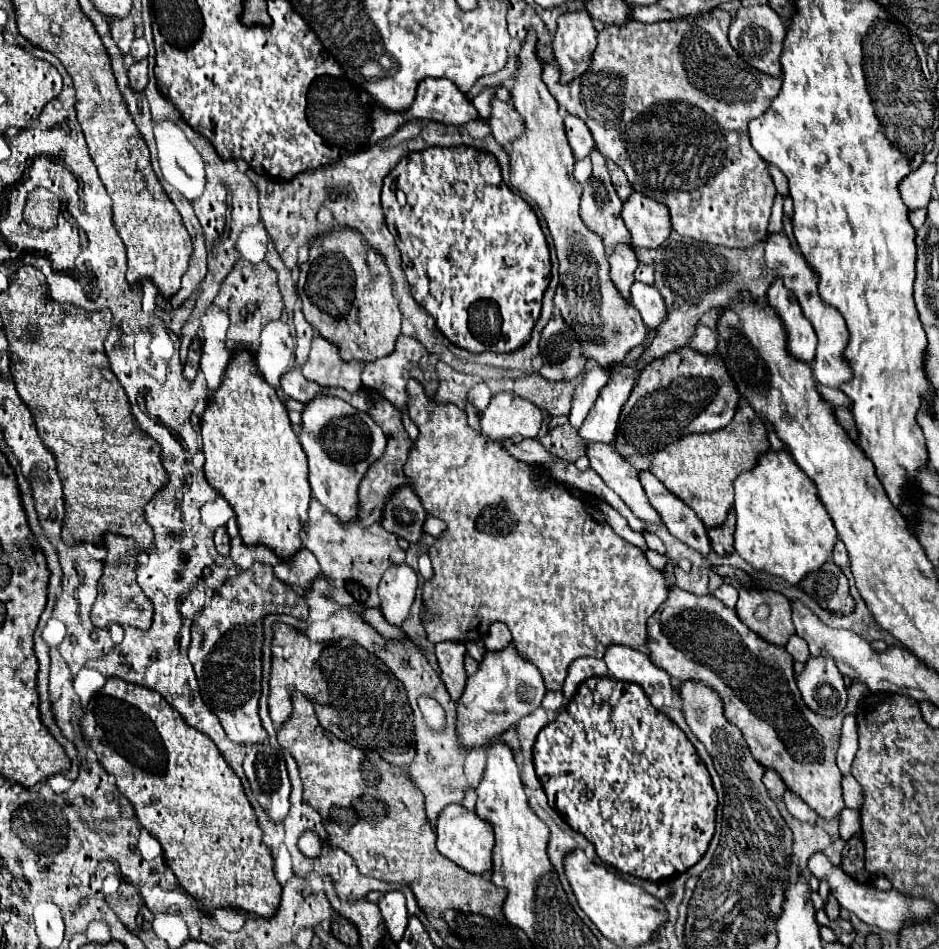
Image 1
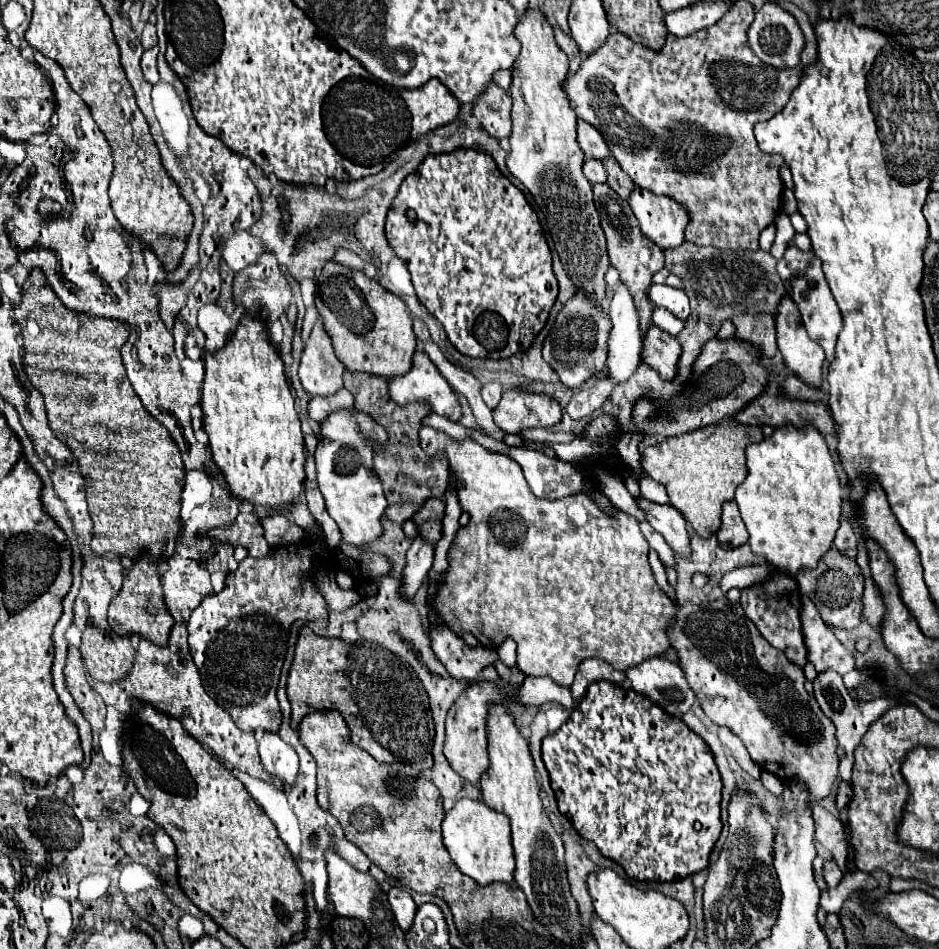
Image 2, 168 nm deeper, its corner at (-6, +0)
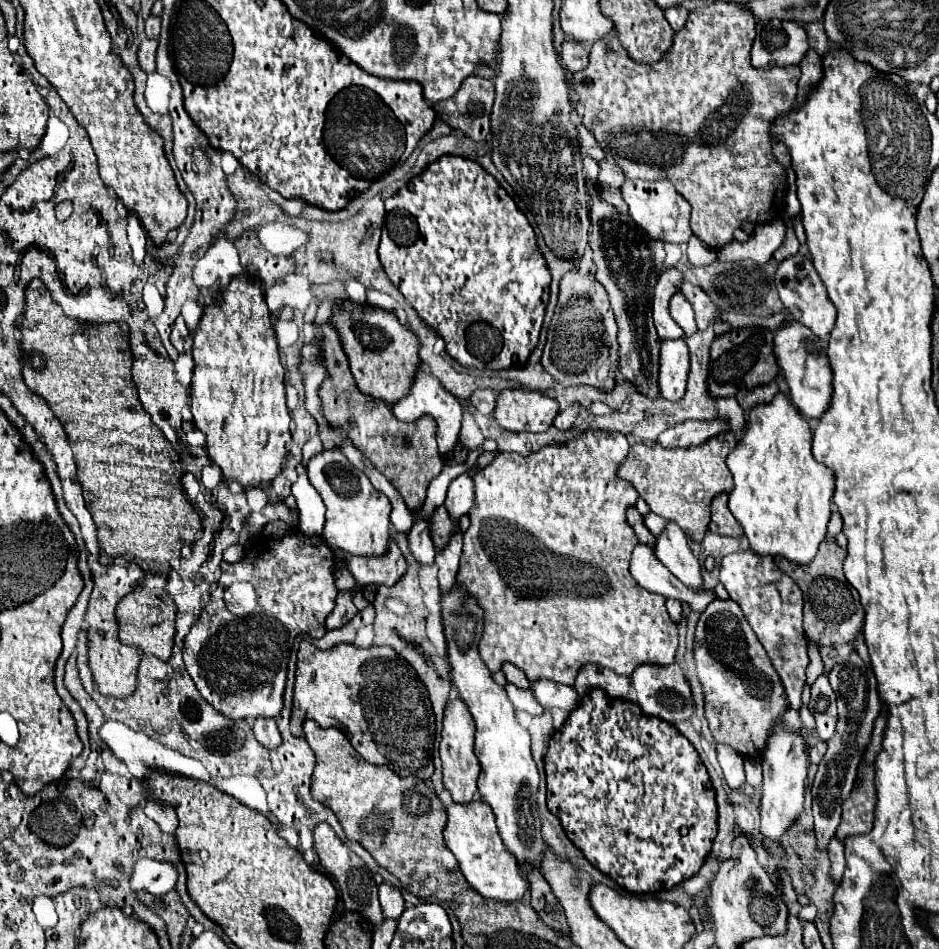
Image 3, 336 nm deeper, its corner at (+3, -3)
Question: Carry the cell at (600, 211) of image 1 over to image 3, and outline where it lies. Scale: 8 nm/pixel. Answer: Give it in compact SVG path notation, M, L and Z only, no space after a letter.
M594 197L592 201L590 221L590 247L594 251L596 277L610 295L610 303L618 323L620 375L642 395L658 399L660 337L656 335L656 327L652 321L652 297L658 275L664 269L664 243L648 239L648 233L644 233L630 215L618 213L616 207L604 203L600 197Z

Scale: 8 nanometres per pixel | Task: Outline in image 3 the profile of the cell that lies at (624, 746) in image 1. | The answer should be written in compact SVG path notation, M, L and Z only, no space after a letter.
M594 689L586 697L580 699L578 707L570 713L568 721L552 735L548 755L546 755L546 783L548 783L548 809L562 821L562 827L568 835L568 839L584 853L584 857L600 869L604 875L614 879L620 887L628 889L630 893L654 893L654 891L668 891L674 885L690 879L698 873L704 859L710 855L712 841L716 837L716 795L714 787L710 783L708 771L702 765L694 745L678 733L670 723L664 723L662 719L648 717L640 711L636 703L624 701L624 699L612 699L604 695L604 691Z

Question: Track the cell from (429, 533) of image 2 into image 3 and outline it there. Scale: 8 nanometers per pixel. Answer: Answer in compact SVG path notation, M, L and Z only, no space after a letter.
M438 507L432 515L432 539L434 539L434 545L438 549L442 549L444 545L448 545L450 537L458 531L458 525L456 521L450 519L446 507Z

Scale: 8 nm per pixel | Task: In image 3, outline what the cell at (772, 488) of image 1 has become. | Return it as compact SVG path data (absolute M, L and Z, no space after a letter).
M778 391L770 403L756 405L748 411L746 427L728 455L728 469L734 477L734 489L728 495L728 507L740 521L750 549L758 555L782 555L794 563L808 563L826 537L830 505L834 495L834 475L812 457L812 429L802 413L792 405L784 391Z

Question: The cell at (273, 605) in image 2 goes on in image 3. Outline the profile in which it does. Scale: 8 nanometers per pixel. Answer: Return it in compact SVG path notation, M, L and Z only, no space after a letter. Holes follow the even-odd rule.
M290 531L284 537L262 537L246 551L246 555L238 563L222 561L222 577L218 581L216 591L212 593L212 601L202 609L200 617L196 619L196 623L184 639L184 665L190 677L194 679L200 695L214 709L218 709L232 721L254 721L258 717L280 715L284 703L288 659L294 639L302 633L312 639L320 639L326 633L324 621L332 613L338 595L332 571L334 553L328 547L328 543L324 543L324 537L306 537L300 531ZM234 581L248 581L254 585L258 595L258 607L252 615L236 617L226 609L222 595Z

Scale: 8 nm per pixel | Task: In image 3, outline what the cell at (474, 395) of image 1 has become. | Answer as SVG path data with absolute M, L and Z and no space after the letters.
M480 389L480 391L474 391L472 397L470 397L470 403L482 413L482 415L490 415L496 407L496 393L490 391L490 389Z

